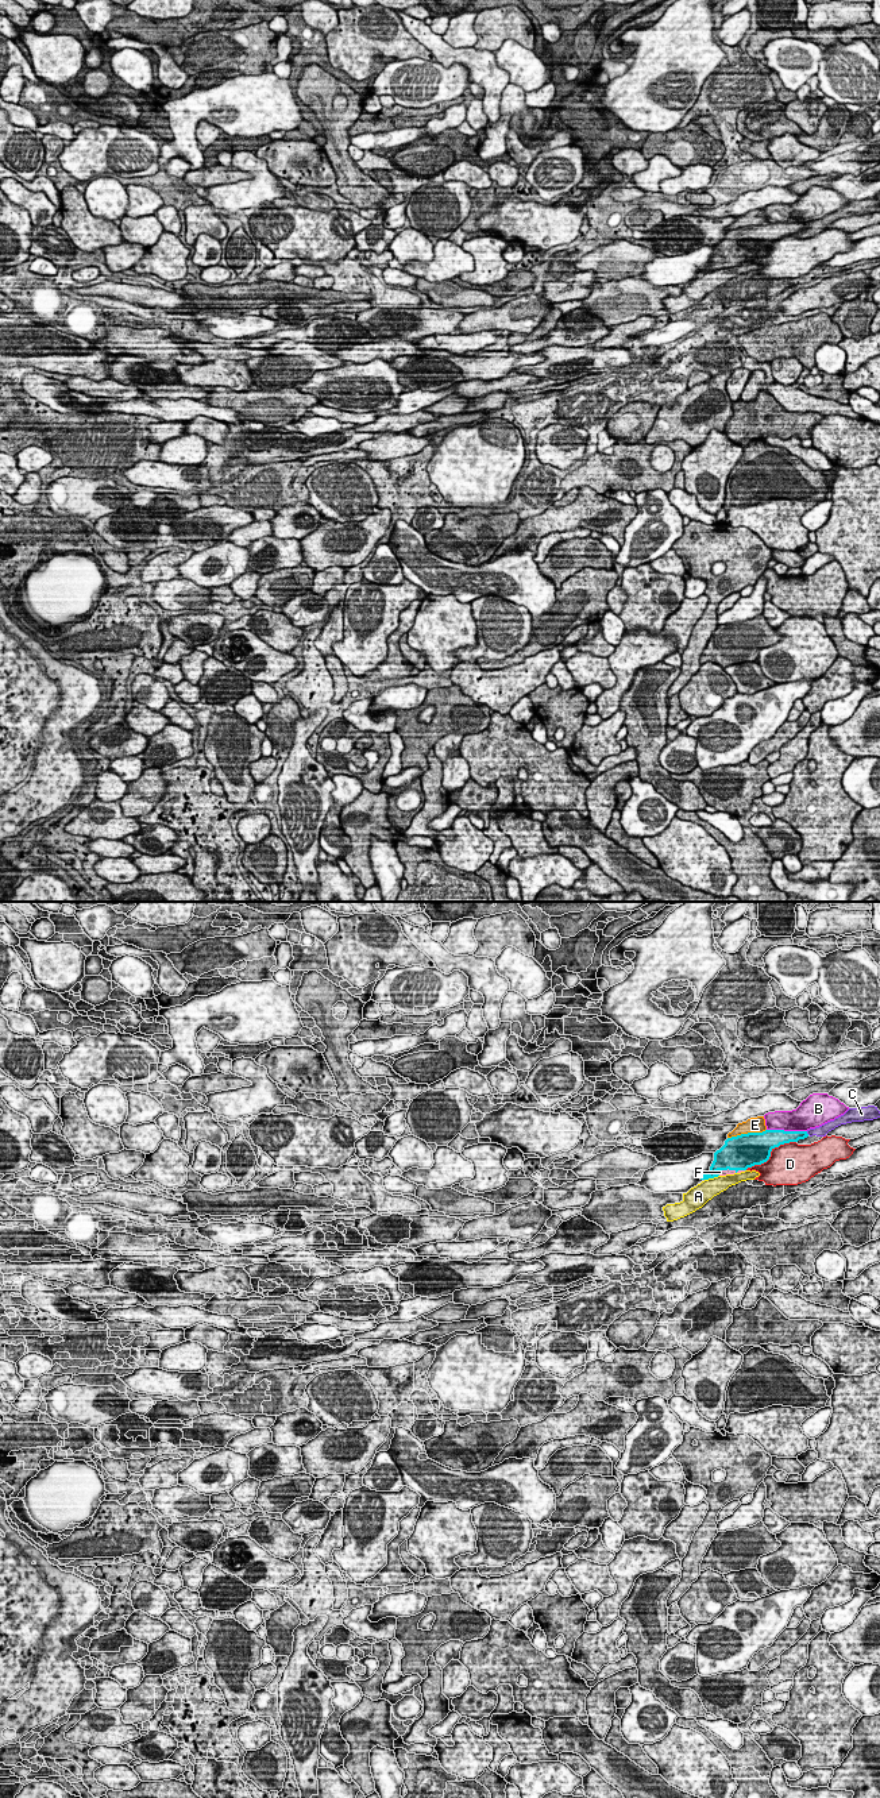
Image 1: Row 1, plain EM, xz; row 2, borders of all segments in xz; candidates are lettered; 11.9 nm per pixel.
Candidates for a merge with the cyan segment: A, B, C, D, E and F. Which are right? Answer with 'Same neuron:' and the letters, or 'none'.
Same neuron: F

